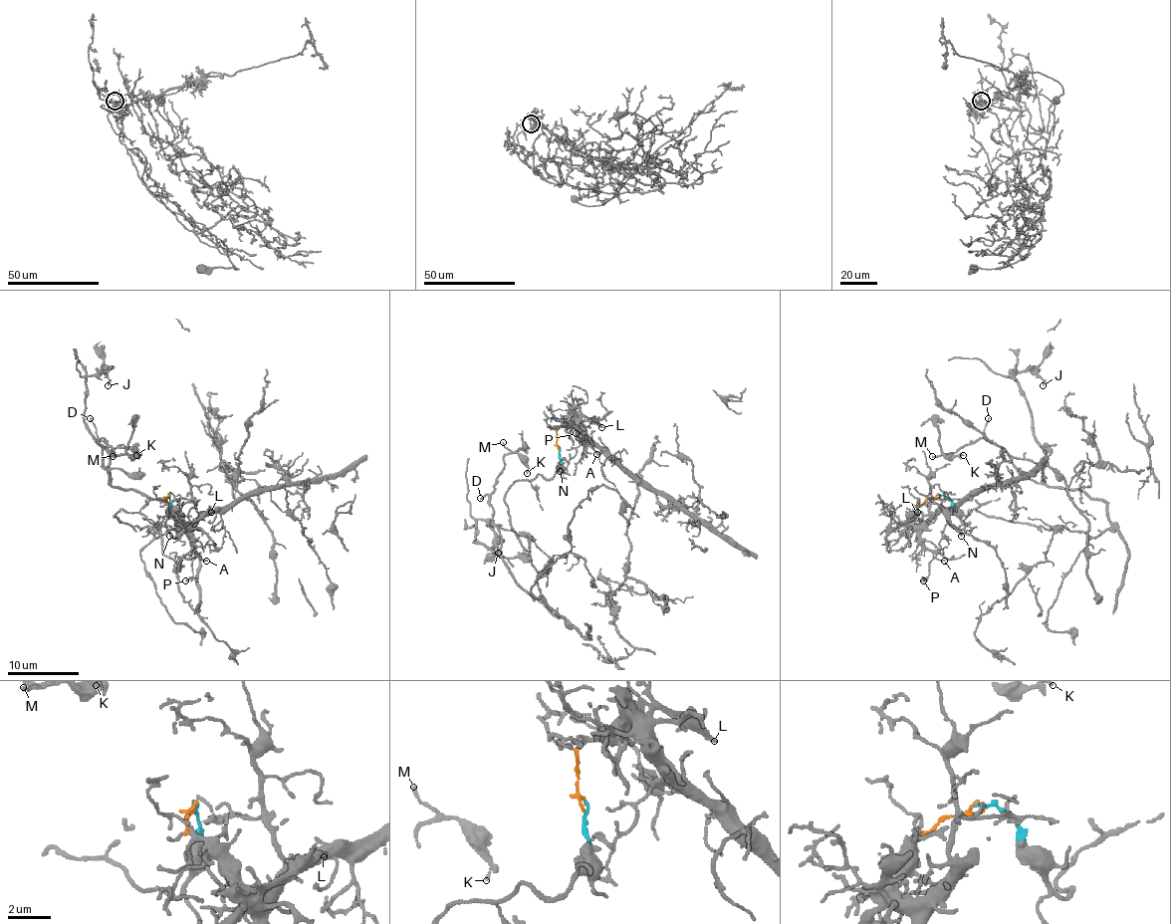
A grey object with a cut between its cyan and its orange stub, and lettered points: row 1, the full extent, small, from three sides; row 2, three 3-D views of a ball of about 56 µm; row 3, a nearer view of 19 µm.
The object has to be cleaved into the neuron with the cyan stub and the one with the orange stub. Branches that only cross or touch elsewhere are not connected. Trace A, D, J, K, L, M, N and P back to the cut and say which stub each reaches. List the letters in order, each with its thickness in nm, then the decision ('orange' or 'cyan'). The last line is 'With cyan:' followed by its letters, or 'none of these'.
A: 120 nm thick; orange
D: 100 nm thick; cyan
J: 160 nm thick; cyan
K: 190 nm thick; cyan
L: 300 nm thick; orange
M: 140 nm thick; cyan
N: 150 nm thick; cyan
P: 100 nm thick; orange
With cyan: D, J, K, M, N

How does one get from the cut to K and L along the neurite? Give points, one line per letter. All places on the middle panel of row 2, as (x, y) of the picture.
K: (560, 447), (553, 475), (505, 495), (565, 620), (501, 555), (503, 458), (526, 474)
L: (560, 447), (556, 443), (556, 431), (578, 418), (593, 418), (602, 427)

